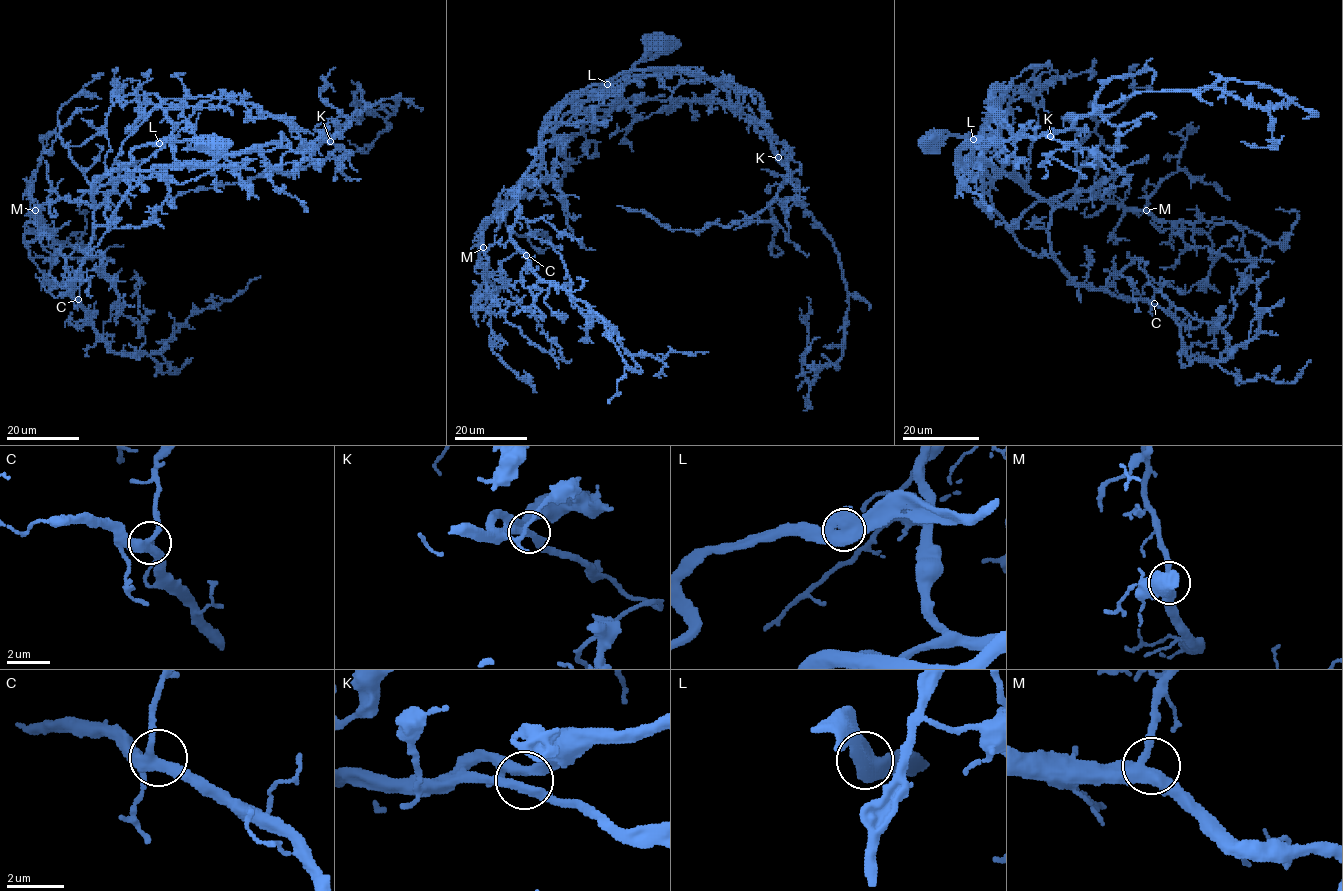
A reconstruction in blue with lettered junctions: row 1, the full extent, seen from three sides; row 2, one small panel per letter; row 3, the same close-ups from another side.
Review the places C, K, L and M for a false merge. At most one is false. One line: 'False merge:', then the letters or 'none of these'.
False merge: none of these

